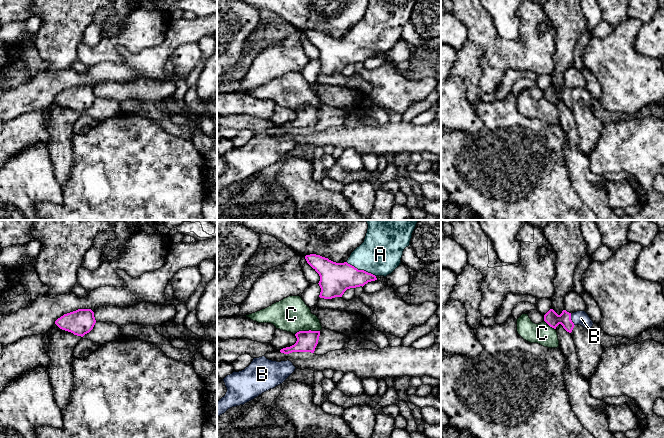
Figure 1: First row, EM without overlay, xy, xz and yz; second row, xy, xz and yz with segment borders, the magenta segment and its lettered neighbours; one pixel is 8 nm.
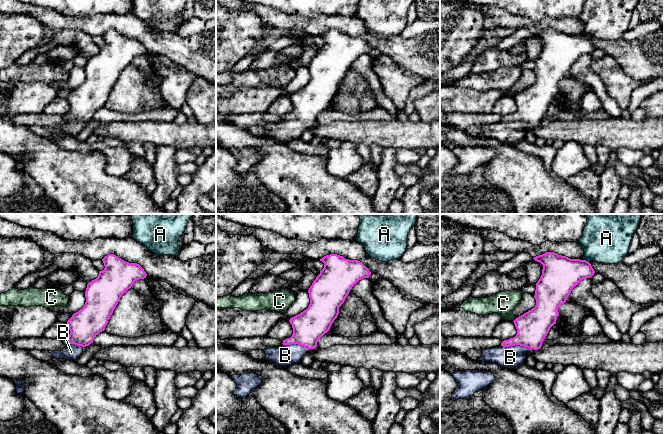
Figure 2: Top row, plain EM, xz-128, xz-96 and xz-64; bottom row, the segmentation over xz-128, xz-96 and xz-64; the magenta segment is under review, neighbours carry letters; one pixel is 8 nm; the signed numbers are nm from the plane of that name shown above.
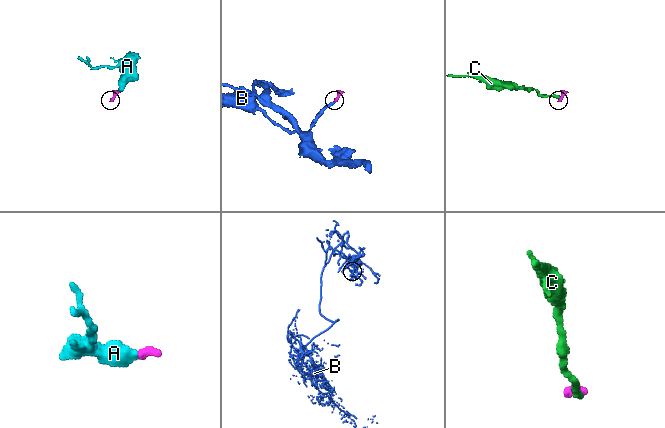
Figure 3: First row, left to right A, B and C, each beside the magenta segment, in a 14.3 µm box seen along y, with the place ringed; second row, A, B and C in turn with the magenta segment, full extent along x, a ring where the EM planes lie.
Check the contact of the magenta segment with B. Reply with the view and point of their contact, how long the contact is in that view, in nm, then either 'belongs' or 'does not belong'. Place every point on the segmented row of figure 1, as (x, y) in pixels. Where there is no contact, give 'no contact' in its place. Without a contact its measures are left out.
yz (571, 320) | 100 nm | belongs

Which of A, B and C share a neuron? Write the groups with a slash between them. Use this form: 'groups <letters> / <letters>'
groups A B / C

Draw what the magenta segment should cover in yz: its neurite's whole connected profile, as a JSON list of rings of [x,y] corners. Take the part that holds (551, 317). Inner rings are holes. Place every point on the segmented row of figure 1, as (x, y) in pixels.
[[[550,309],[544,315],[544,321],[554,329],[561,324],[569,333],[572,332],[575,325],[581,325],[592,334],[592,326],[594,324],[585,311],[577,311],[571,314],[563,310],[562,313],[558,315],[553,309]]]

